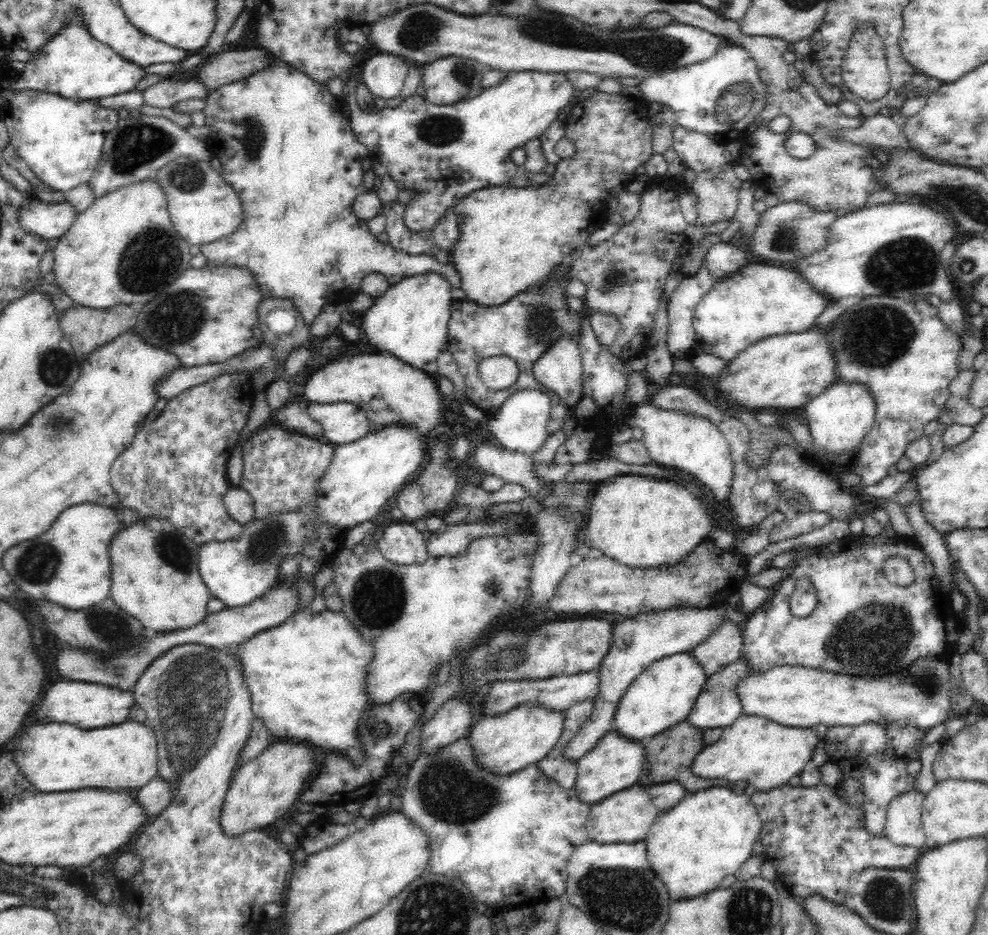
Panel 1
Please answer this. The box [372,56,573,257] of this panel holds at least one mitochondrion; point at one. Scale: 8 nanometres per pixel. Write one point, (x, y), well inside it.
(439, 130)

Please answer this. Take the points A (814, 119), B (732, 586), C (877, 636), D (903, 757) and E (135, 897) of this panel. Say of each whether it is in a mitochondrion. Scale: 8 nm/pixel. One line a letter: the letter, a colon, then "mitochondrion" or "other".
A: other
B: other
C: mitochondrion
D: other
E: other

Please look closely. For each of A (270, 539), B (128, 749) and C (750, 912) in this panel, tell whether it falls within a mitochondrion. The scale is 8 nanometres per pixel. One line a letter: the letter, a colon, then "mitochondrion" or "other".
A: mitochondrion
B: other
C: mitochondrion

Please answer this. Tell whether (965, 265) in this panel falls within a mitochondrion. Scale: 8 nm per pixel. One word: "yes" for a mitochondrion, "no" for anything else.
yes

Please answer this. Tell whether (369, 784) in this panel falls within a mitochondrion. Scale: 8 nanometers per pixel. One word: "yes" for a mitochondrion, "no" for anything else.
no

